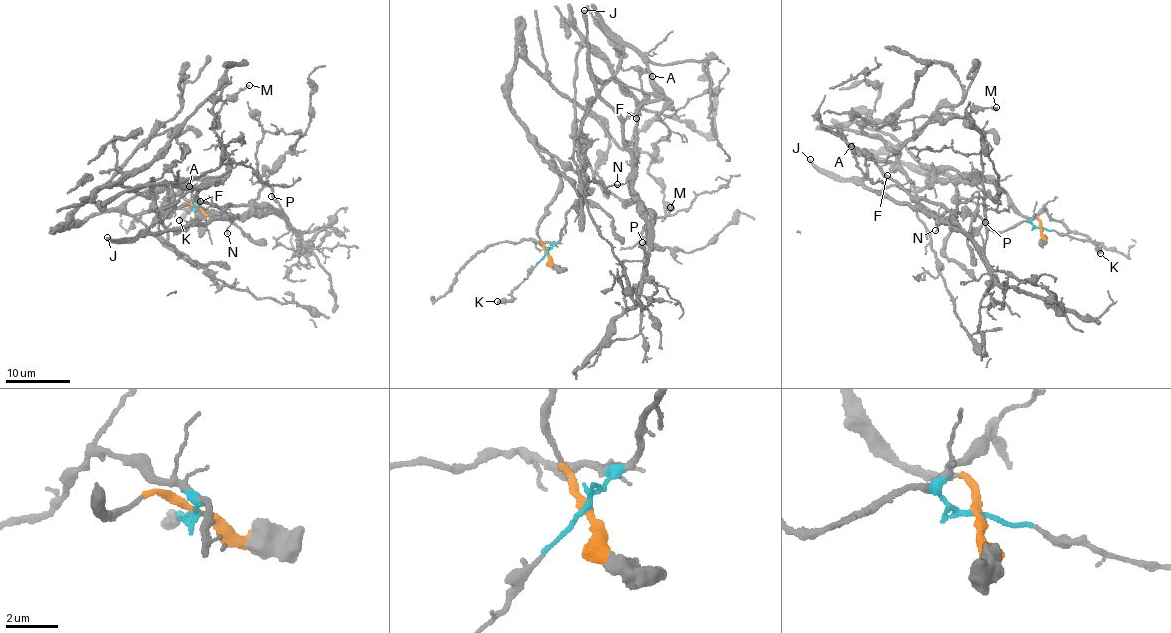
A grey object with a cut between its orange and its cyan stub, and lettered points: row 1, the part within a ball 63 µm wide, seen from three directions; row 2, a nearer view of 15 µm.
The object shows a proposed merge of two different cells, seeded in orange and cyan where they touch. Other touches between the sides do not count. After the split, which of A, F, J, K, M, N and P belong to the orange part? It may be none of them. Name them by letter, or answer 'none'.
none

